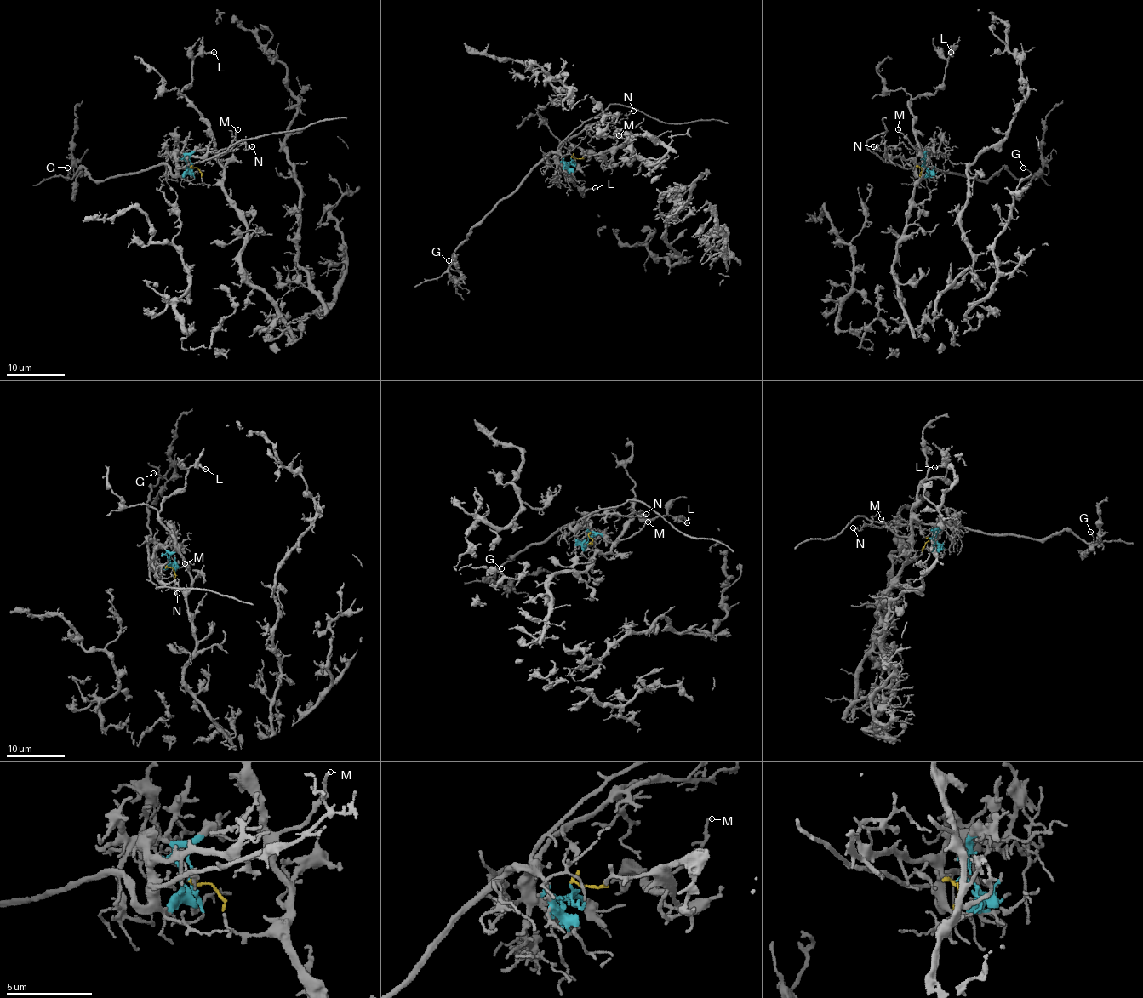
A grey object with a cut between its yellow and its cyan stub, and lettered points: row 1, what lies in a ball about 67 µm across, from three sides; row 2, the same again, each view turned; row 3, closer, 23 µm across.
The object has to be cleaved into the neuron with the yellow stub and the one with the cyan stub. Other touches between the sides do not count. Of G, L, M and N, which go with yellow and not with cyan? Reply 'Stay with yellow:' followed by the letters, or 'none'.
Stay with yellow: L, M

